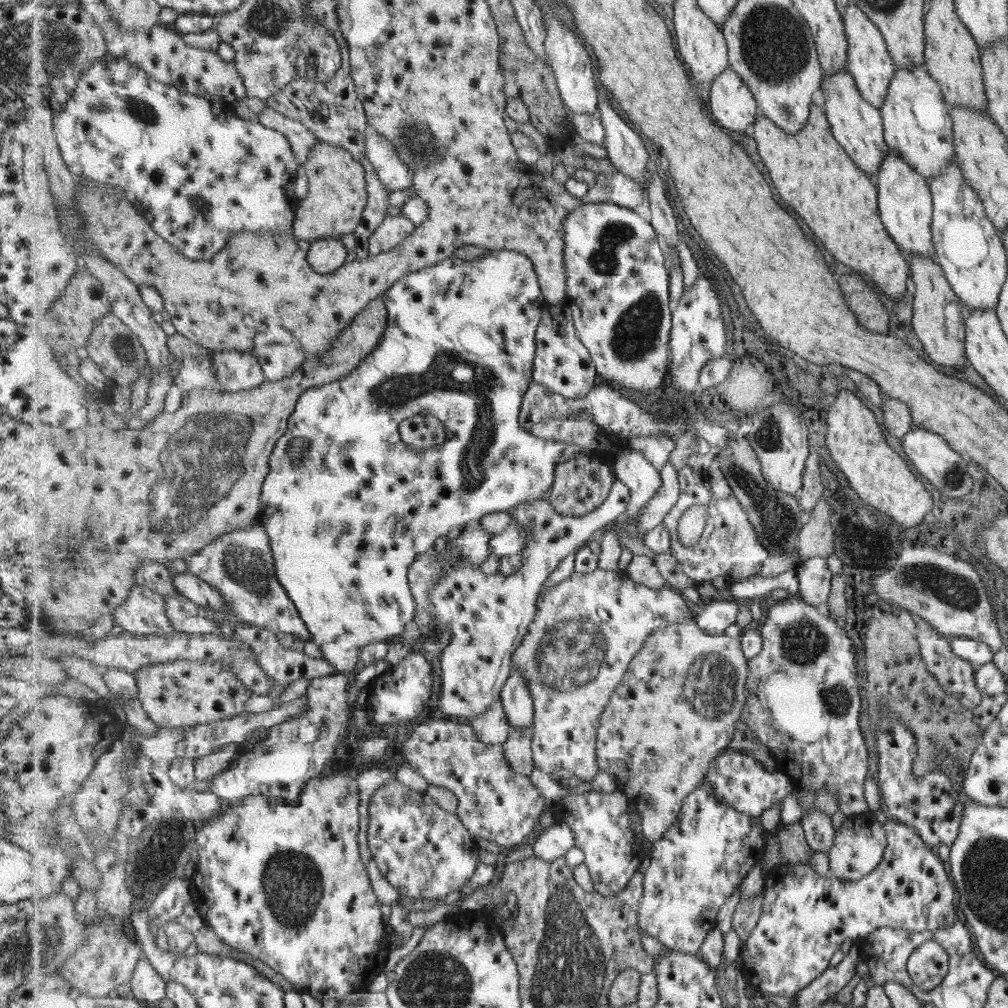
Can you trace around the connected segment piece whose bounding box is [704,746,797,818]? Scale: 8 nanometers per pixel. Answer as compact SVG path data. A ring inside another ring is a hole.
M725 747L723 753L711 763L709 772L704 778L704 784L719 796L729 807L747 816L761 817L773 804L782 802L785 797L793 796L797 790L792 778L783 771L769 772L761 761L749 753L742 753L730 747Z

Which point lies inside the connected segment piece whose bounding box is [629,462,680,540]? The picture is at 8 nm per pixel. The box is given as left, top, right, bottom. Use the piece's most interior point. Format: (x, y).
(654, 514)

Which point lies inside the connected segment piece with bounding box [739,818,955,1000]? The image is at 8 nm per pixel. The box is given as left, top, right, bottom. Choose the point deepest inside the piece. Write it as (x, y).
(806, 917)

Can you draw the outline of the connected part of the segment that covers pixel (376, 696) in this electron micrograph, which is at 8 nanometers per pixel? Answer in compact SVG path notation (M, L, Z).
M412 653L405 657L397 666L387 670L378 680L370 685L371 698L367 700L374 714L374 718L383 727L396 726L398 723L410 723L416 720L423 710L423 704L431 698L433 692L433 665L419 653Z

